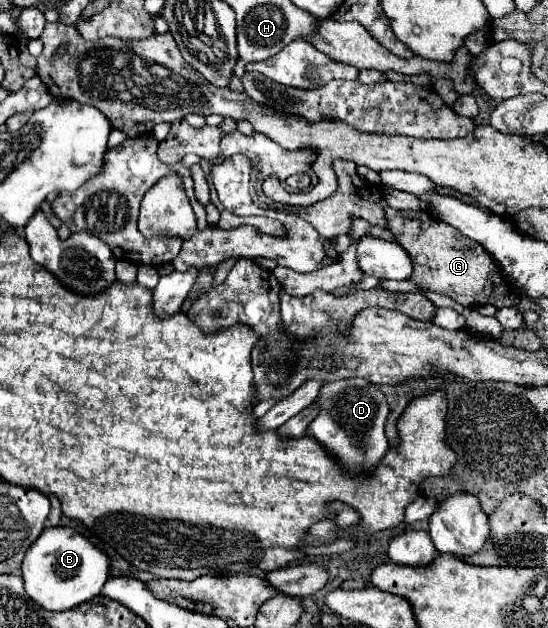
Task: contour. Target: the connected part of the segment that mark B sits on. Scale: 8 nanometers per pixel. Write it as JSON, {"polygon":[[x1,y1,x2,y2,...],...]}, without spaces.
{"polygon":[[46,527,26,551,22,579,26,593,48,611,68,611,96,597,110,573,110,557,72,527]]}

